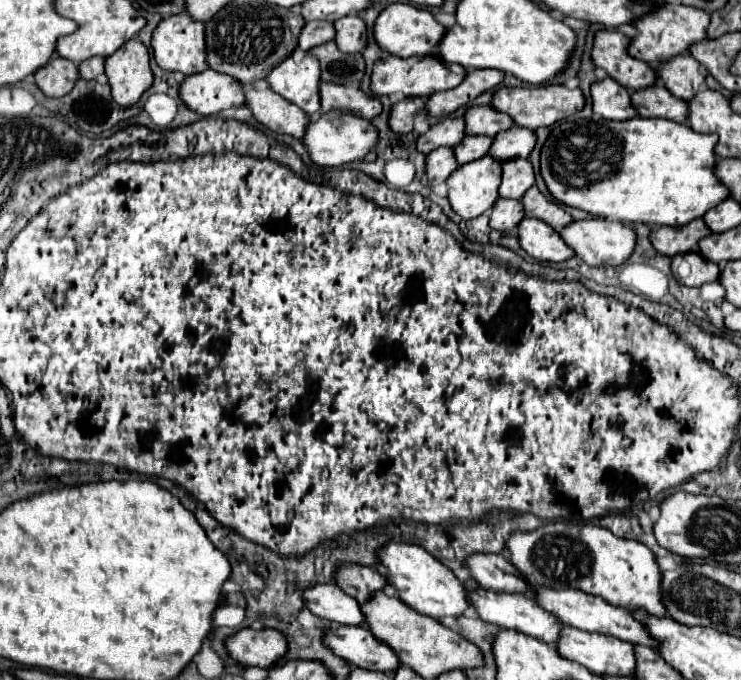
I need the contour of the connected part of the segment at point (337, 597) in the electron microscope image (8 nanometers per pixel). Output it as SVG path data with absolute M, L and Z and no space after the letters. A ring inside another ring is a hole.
M314 583L302 591L306 607L330 623L340 625L364 625L364 615L358 609L358 601L350 599L344 591L338 591L332 583Z

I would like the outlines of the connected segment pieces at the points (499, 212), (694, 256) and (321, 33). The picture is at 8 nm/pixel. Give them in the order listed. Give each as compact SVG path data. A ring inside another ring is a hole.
M498 199L498 203L492 209L490 215L490 227L498 231L512 231L520 225L520 221L526 217L522 201L512 199Z
M686 253L672 257L672 273L678 283L688 287L702 287L720 279L720 267L698 253Z
M308 21L300 33L298 47L302 51L310 51L312 47L318 47L322 43L328 43L336 37L334 23L330 21Z

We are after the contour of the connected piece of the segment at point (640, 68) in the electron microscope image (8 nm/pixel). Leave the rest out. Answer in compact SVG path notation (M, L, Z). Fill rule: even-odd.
M602 29L596 33L592 59L596 67L608 71L612 79L622 83L630 93L640 91L656 83L658 73L628 53L630 39L620 31Z

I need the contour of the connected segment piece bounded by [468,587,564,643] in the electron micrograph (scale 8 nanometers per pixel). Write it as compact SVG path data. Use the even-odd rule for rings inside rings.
M476 587L476 589L468 591L468 599L470 599L470 607L476 611L476 615L482 621L504 627L504 629L514 629L514 631L532 635L532 637L536 637L544 643L556 643L558 635L560 635L560 629L564 627L552 615L546 615L546 611L542 611L532 599L528 599L520 593L498 593L498 591Z

